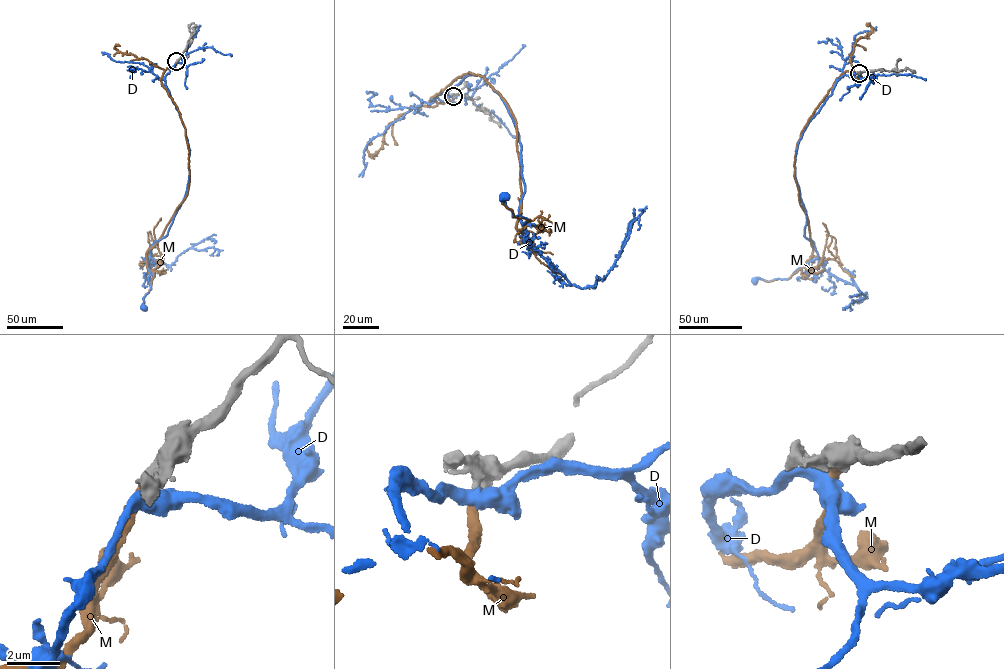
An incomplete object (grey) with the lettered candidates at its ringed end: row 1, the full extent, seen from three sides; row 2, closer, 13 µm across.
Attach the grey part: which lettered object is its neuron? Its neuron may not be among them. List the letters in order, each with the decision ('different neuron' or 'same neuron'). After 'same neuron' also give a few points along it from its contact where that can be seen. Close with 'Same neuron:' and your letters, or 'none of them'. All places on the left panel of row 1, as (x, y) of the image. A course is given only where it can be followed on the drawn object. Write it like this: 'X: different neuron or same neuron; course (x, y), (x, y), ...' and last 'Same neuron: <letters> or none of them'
D: different neuron
M: same neuron; course (176, 61), (161, 80), (185, 129), (189, 182), (146, 253), (150, 270), (162, 256), (153, 231), (161, 218)
Same neuron: M

